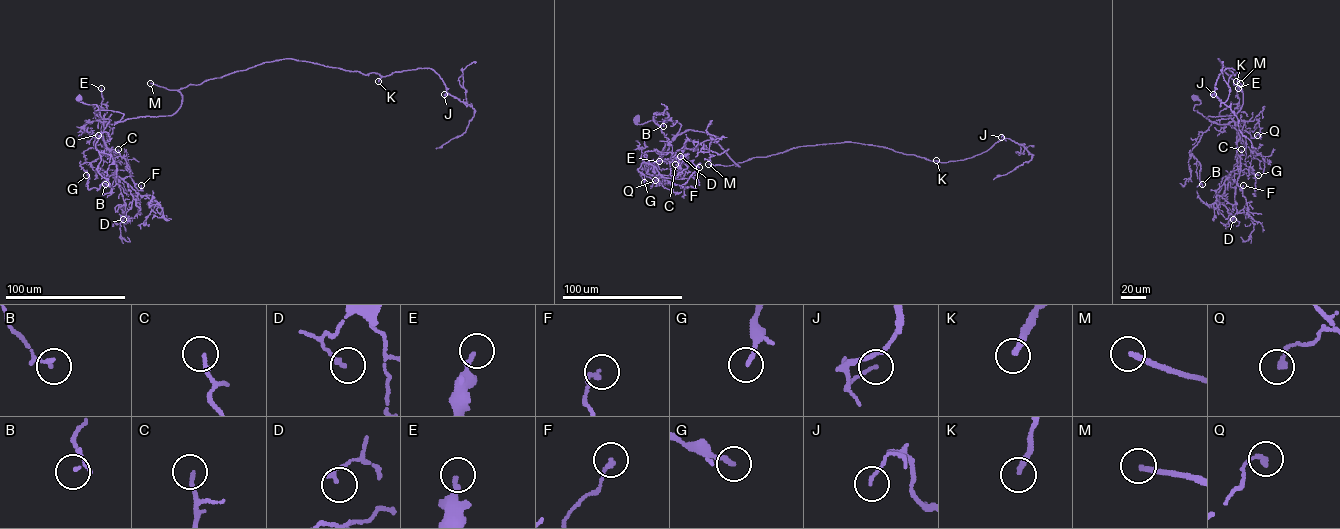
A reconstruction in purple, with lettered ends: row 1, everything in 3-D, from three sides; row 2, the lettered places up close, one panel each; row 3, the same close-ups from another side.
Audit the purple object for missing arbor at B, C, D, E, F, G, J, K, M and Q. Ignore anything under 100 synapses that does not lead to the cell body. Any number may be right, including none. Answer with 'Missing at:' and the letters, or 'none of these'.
Missing at: K, M

